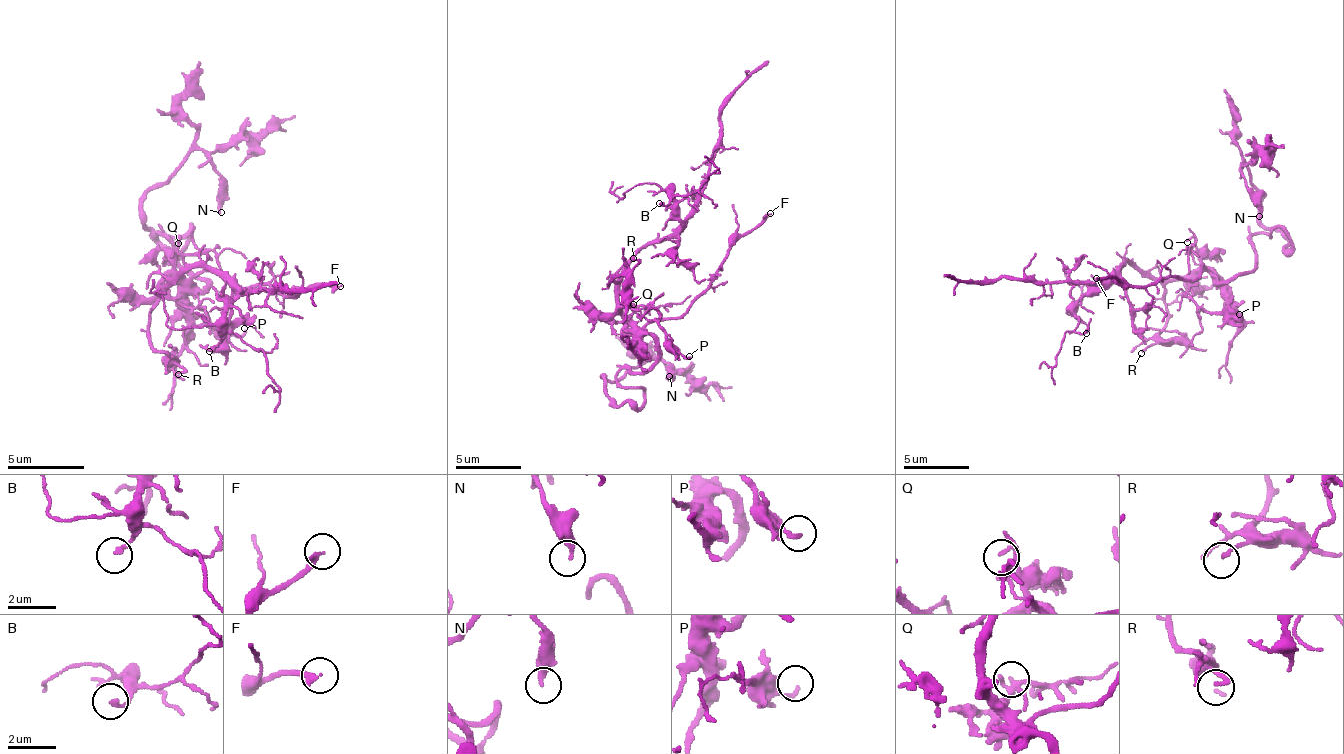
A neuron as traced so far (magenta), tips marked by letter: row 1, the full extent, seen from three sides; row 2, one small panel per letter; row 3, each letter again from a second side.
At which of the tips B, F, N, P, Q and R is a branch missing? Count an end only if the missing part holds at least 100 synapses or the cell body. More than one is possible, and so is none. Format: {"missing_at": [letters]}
{"missing_at": ["F"]}

